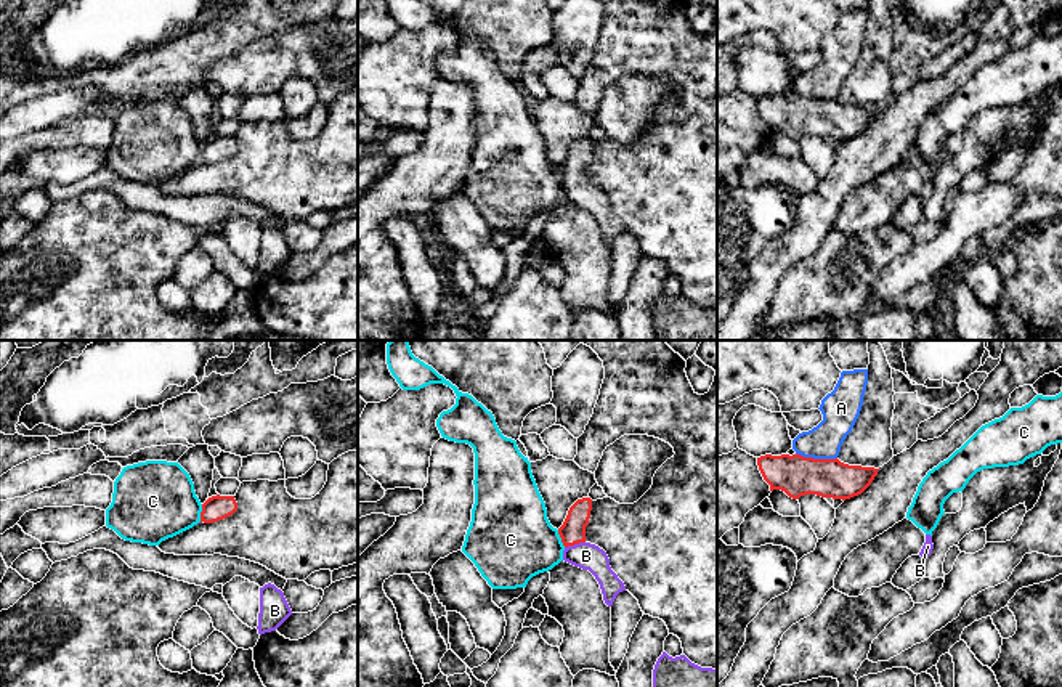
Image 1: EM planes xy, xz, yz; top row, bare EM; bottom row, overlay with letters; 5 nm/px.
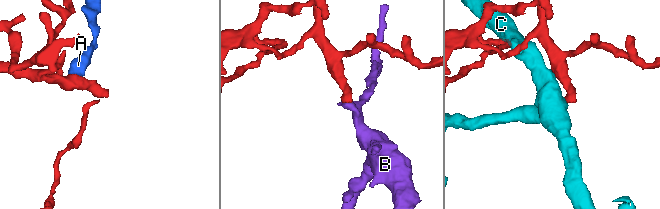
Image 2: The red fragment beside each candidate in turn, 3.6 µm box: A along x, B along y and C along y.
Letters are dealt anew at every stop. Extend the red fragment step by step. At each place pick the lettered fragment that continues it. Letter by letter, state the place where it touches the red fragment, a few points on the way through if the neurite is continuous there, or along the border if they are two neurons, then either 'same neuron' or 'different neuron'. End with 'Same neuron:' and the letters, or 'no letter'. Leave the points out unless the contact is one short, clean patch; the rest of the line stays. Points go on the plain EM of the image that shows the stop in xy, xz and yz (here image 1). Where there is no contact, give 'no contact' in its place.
A: yz (817, 100) | along yz (796, 93), (806, 98), (836, 98) | different neuron
B: xz (575, 183) | across xz (573, 170), (575, 183), (586, 196) | same neuron
C: xy (201, 153) | along xy (202, 145), (199, 161) | different neuron
Same neuron: B

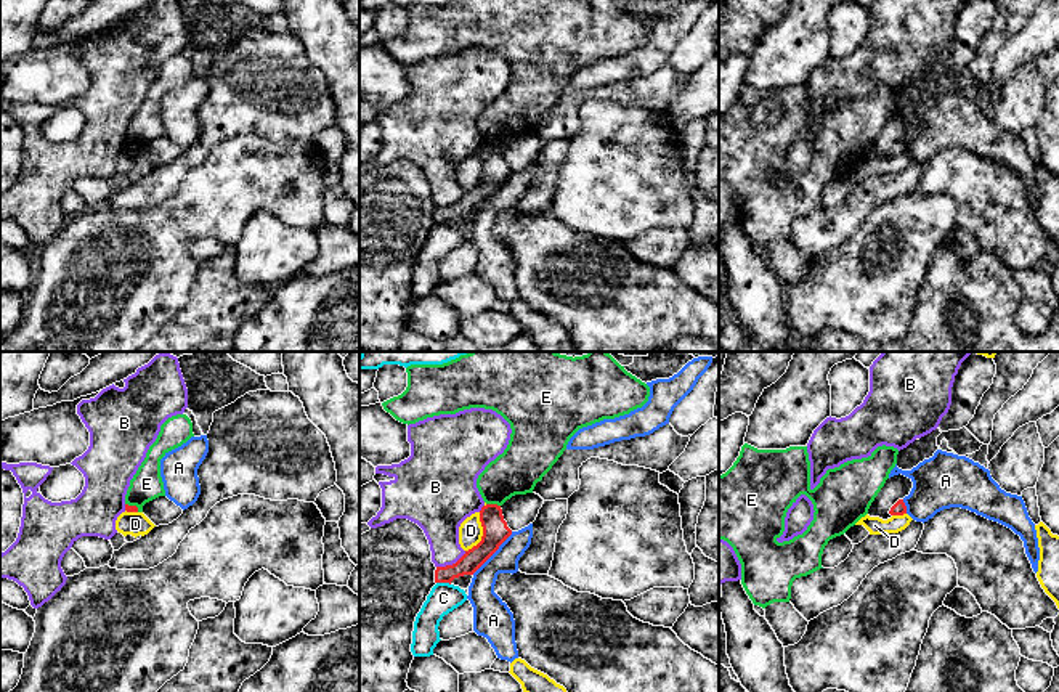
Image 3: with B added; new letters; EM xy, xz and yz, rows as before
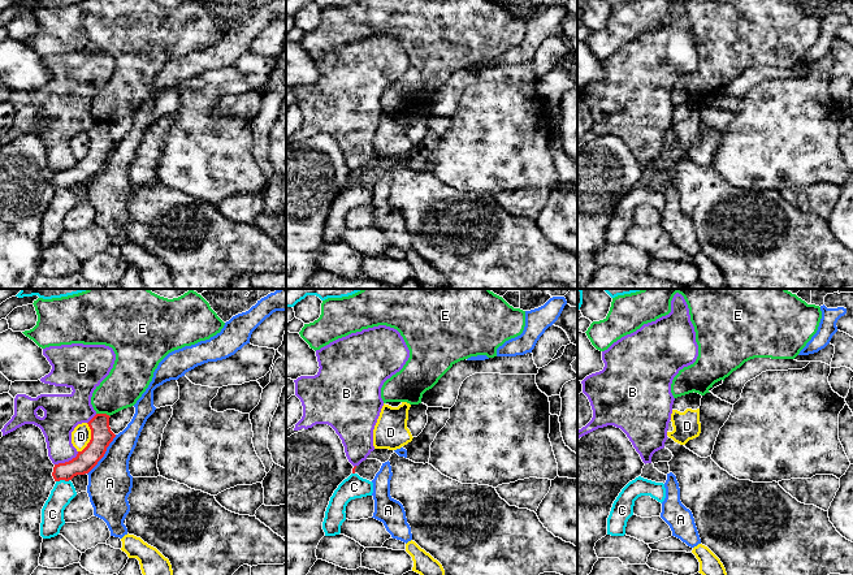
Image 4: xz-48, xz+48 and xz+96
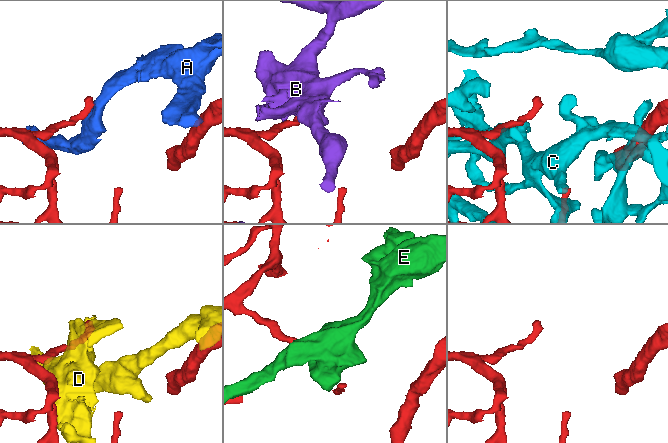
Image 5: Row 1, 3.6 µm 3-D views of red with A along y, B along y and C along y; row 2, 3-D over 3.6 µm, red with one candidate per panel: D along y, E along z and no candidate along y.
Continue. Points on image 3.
A: xz (493, 193) | different neuron
B: xz (453, 204) | different neuron
C: xz (443, 222) | different neuron
D: xz (483, 174) | different neuron
E: xz (493, 145) | along xz (486, 143), (499, 146) | different neuron
Same neuron: no letter

